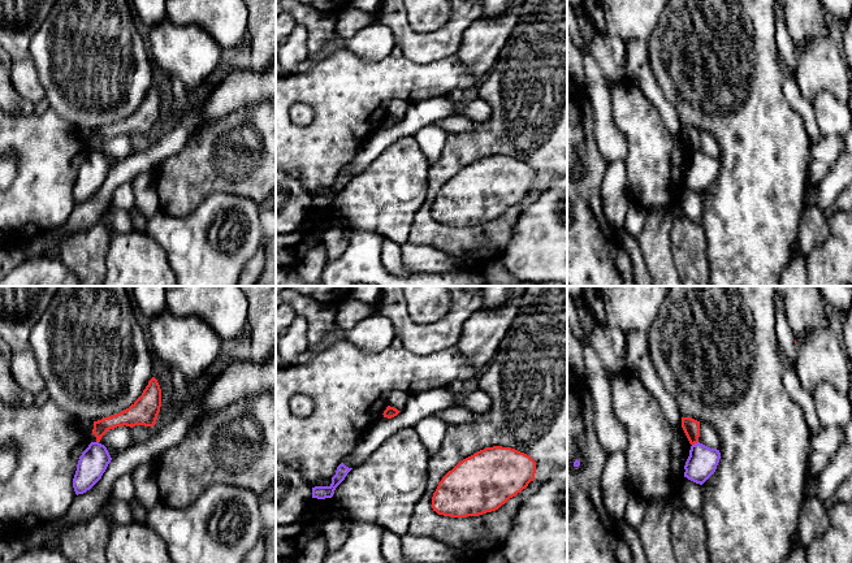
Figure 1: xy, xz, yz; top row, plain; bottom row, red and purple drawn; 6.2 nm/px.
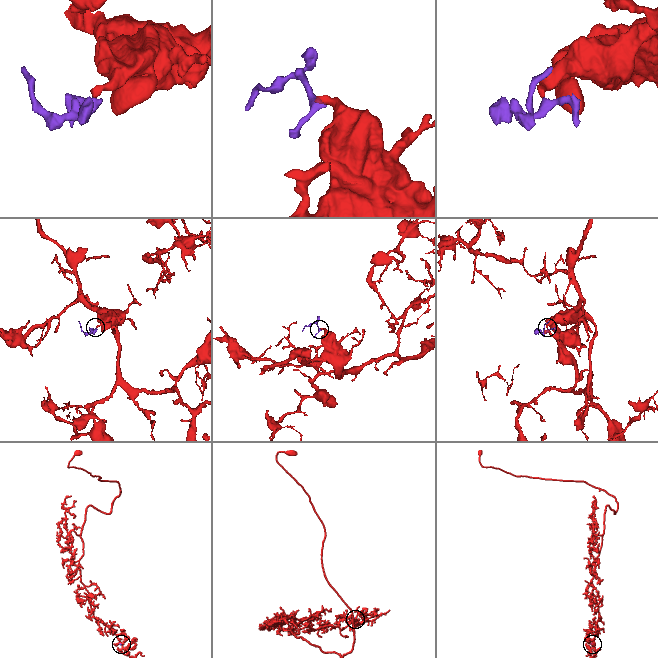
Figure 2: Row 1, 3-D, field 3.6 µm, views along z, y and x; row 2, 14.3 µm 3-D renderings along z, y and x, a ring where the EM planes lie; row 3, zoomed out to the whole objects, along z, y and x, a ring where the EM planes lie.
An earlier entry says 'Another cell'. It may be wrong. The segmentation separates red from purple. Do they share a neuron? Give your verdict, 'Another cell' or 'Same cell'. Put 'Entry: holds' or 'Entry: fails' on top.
Entry: holds
Another cell

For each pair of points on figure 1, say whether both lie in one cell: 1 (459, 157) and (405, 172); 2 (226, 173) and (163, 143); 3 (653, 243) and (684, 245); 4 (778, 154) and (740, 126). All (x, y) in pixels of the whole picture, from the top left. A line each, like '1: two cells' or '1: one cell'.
1: two cells
2: two cells
3: two cells
4: one cell

